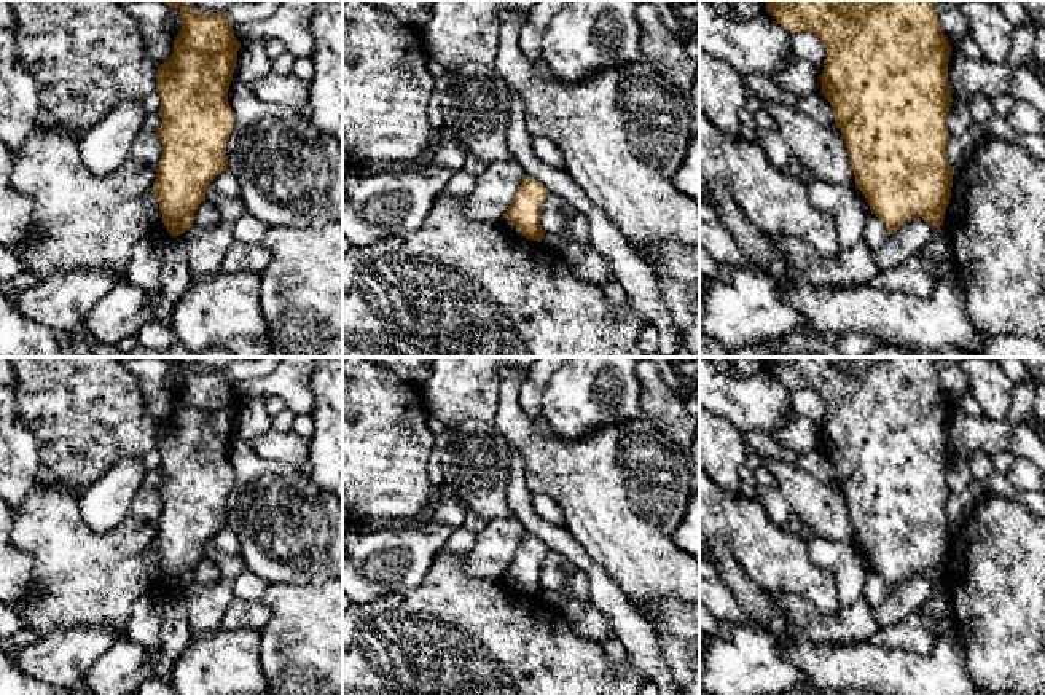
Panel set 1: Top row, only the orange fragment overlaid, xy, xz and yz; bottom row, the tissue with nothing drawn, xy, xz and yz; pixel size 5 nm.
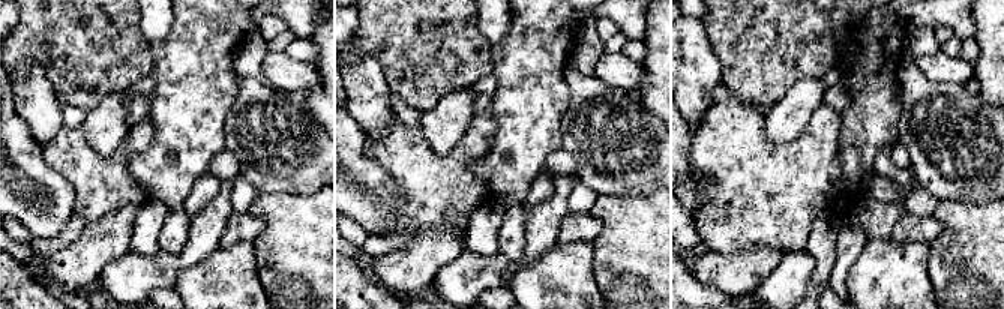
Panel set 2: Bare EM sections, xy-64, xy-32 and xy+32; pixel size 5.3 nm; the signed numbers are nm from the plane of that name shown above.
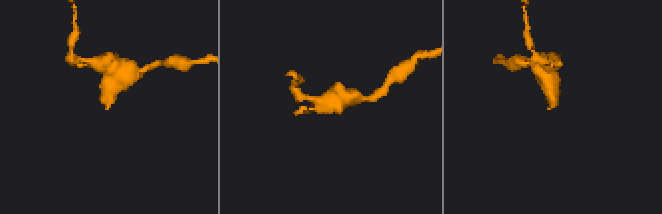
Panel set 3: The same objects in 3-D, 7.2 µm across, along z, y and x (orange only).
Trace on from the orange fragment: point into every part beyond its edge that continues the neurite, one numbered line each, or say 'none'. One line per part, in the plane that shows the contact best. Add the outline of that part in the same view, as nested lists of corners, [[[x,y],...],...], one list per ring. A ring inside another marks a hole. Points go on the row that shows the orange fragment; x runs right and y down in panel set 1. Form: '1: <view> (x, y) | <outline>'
none

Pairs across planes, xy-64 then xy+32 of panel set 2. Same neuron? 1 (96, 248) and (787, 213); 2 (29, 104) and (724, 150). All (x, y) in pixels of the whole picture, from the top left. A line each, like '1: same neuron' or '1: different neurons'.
1: different neurons
2: different neurons

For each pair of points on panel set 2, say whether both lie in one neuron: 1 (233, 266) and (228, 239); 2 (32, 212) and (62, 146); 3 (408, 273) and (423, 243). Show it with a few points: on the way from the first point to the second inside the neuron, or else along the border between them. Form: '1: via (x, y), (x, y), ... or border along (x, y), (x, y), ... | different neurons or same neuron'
1: border along (251, 240), (239, 240), (219, 248) | different neurons
2: border along (41, 146), (44, 159), (62, 176), (74, 194) | different neurons
3: via (414, 266), (423, 255), (423, 251) | same neuron

